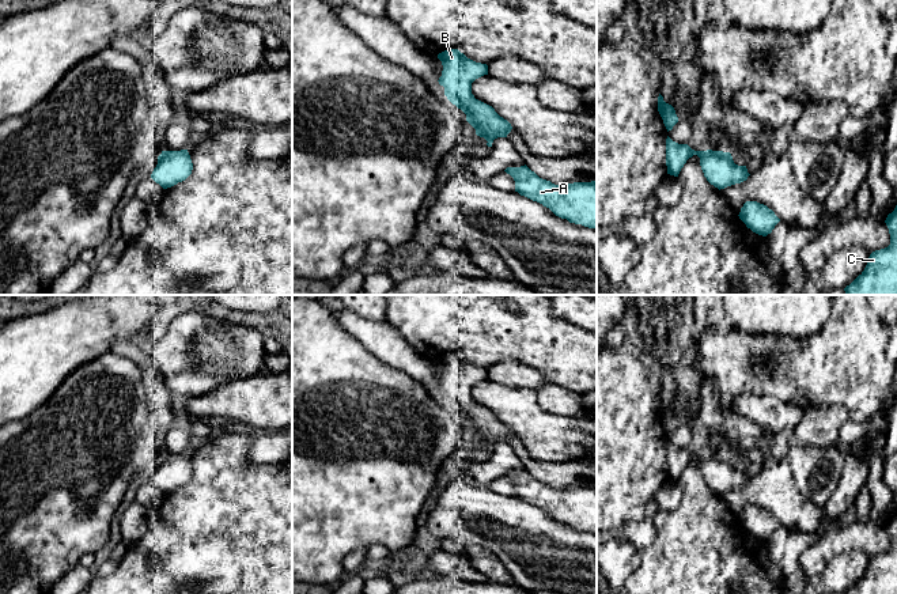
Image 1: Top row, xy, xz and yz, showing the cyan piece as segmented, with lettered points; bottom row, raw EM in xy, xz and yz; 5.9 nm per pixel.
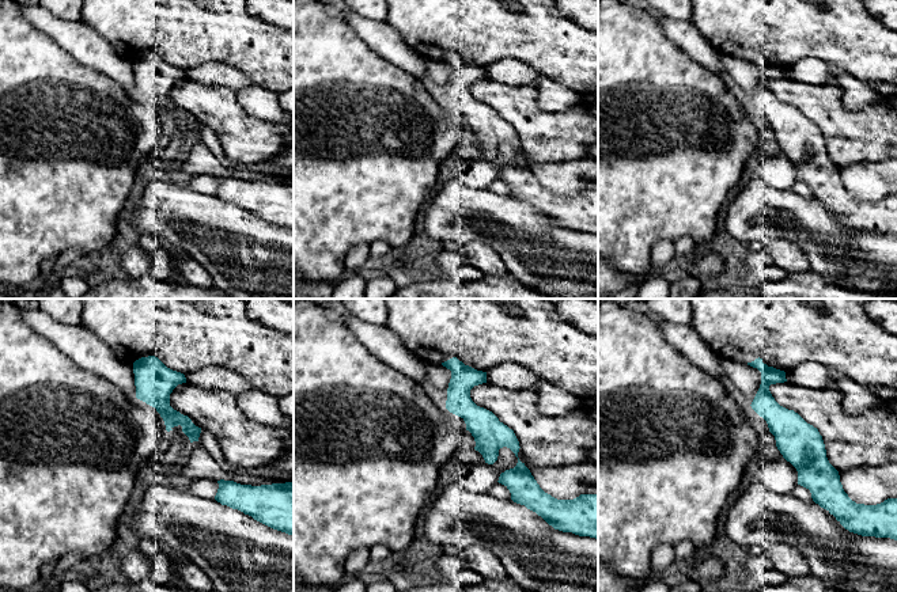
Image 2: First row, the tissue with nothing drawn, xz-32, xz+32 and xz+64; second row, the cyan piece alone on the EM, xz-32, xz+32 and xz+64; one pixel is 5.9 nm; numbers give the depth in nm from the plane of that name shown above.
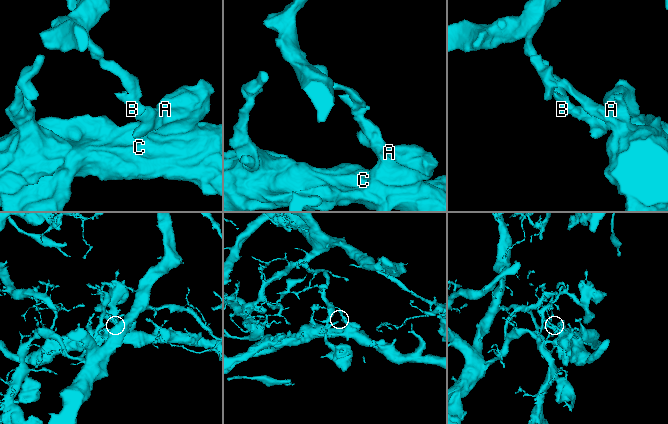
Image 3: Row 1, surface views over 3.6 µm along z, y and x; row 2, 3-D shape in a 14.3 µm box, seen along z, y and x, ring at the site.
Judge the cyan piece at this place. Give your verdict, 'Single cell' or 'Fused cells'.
Fused cells

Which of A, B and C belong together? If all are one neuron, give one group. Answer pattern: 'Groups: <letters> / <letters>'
Groups: A C / B

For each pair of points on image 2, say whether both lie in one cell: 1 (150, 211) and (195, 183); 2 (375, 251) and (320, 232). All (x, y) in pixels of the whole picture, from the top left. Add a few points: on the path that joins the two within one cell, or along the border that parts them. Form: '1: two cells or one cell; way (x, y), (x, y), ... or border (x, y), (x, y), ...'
1: two cells; border (188, 186), (214, 194)
2: two cells; border (370, 245), (377, 241), (385, 241), (392, 247)

